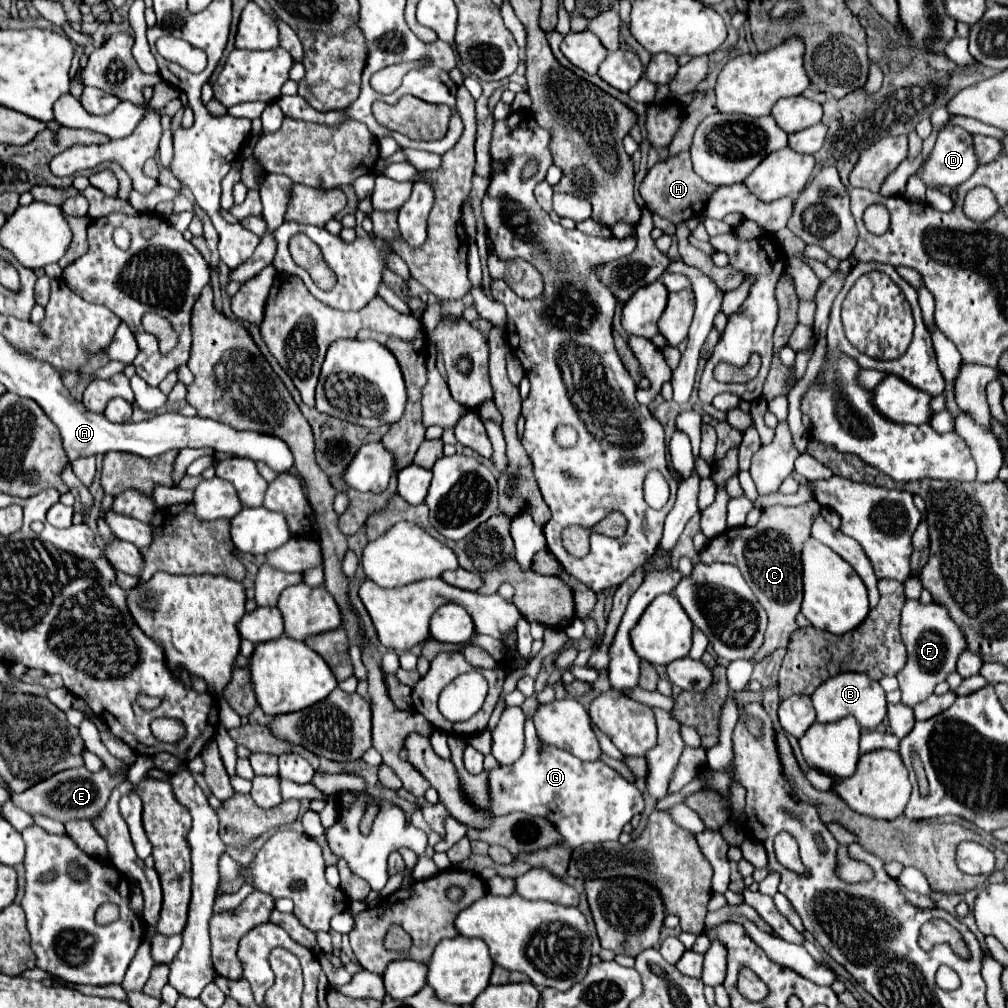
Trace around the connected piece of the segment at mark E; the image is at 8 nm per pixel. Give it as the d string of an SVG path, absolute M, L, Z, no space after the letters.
M73 768L73 770L63 770L35 786L31 786L29 790L21 792L21 794L13 794L11 800L23 808L29 814L41 812L49 818L55 818L59 822L67 822L67 820L93 820L107 804L111 790L119 784L121 780L111 776L107 772L107 768L103 768L97 774L91 774L87 768Z

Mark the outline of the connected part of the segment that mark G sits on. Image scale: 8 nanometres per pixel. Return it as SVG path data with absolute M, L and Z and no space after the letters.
M529 718L525 722L525 752L523 756L511 764L511 766L499 766L489 772L489 792L493 800L493 816L505 816L509 812L527 812L531 816L543 816L549 818L563 844L569 848L577 848L585 842L607 842L607 840L617 840L623 826L639 812L643 812L643 796L637 790L635 784L627 782L623 776L619 776L613 768L603 764L601 760L597 762L583 762L559 748L551 748L543 744L535 732L535 724Z

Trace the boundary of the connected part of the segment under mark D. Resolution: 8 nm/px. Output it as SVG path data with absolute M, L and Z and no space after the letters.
M947 124L937 136L929 160L919 168L919 176L929 188L957 188L971 178L977 166L979 160L975 160L975 148L971 148L971 134L961 126Z

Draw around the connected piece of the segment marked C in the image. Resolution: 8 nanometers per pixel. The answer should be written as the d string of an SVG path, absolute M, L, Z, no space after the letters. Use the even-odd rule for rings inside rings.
M805 502L793 508L783 508L783 506L765 508L757 526L729 528L717 538L709 540L705 550L699 552L699 560L705 564L713 564L713 562L735 564L741 570L745 582L757 594L759 602L763 604L769 616L763 648L755 654L753 662L761 662L777 648L787 648L791 634L797 630L795 616L799 614L801 600L803 600L801 546L803 546L803 540L807 540L811 534L811 520L815 518L817 510L819 506L815 502ZM771 544L775 544L777 550L771 548Z

